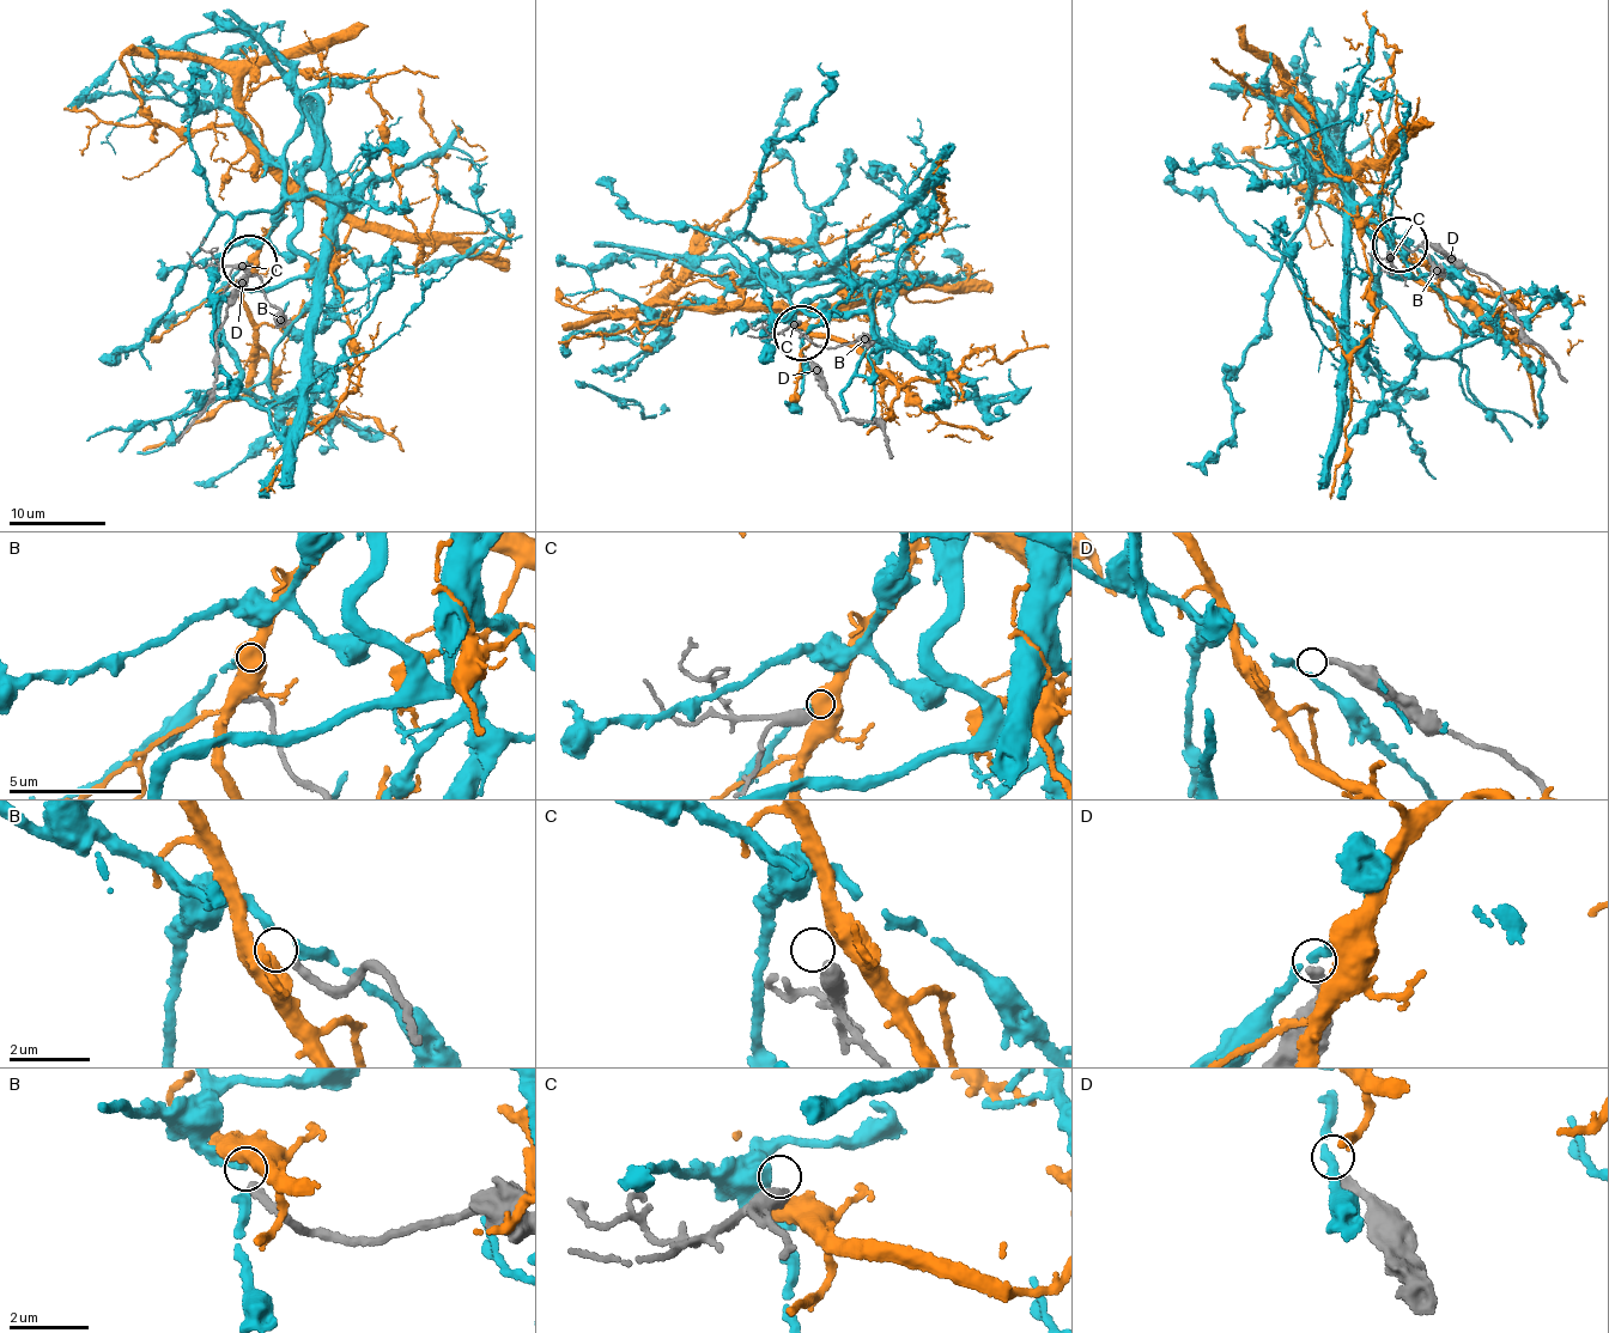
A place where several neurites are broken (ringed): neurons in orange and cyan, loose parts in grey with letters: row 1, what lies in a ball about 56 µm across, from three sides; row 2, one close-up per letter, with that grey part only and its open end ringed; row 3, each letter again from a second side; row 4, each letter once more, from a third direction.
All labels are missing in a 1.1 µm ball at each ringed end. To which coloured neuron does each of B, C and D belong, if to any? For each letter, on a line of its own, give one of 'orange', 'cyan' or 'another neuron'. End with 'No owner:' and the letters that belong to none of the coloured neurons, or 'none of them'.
B: another neuron
C: another neuron
D: cyan
No owner: B, C

